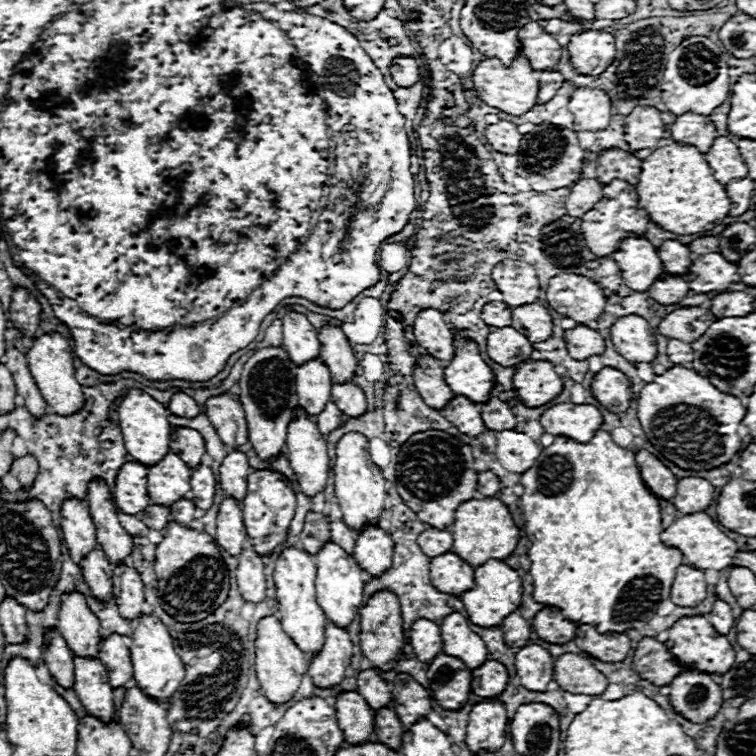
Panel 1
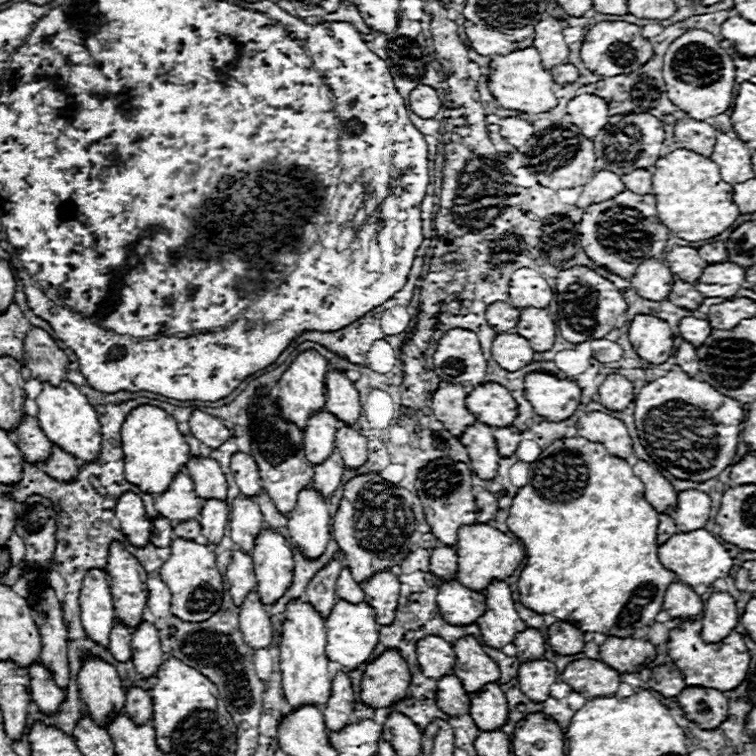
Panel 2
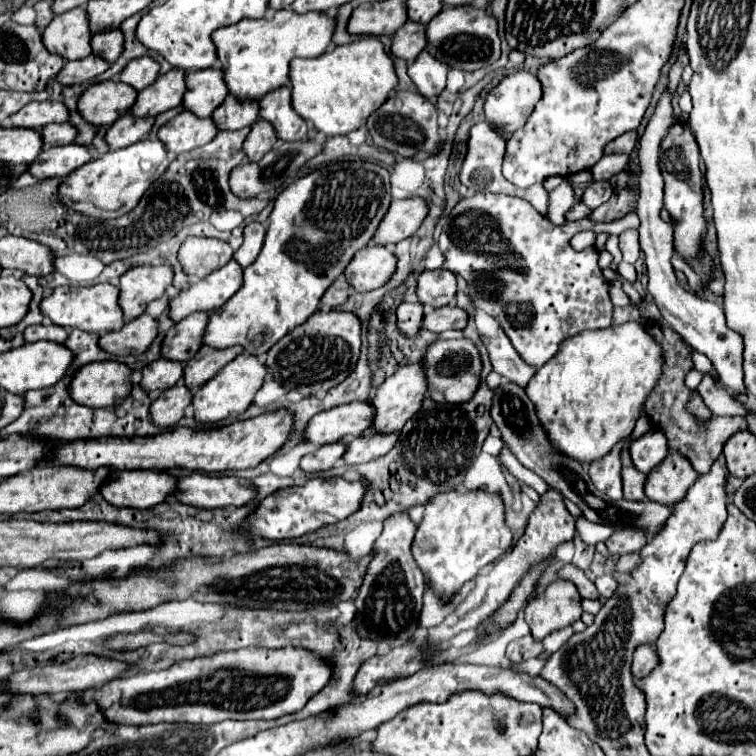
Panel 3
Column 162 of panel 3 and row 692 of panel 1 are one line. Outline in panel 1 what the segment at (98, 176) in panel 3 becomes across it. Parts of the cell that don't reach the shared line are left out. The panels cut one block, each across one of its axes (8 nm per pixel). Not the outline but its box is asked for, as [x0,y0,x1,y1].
[130,614,184,700]

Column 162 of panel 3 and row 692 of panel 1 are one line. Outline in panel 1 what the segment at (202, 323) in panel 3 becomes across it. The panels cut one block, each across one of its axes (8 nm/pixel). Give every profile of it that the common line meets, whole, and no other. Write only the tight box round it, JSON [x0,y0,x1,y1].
[334,692,376,742]

